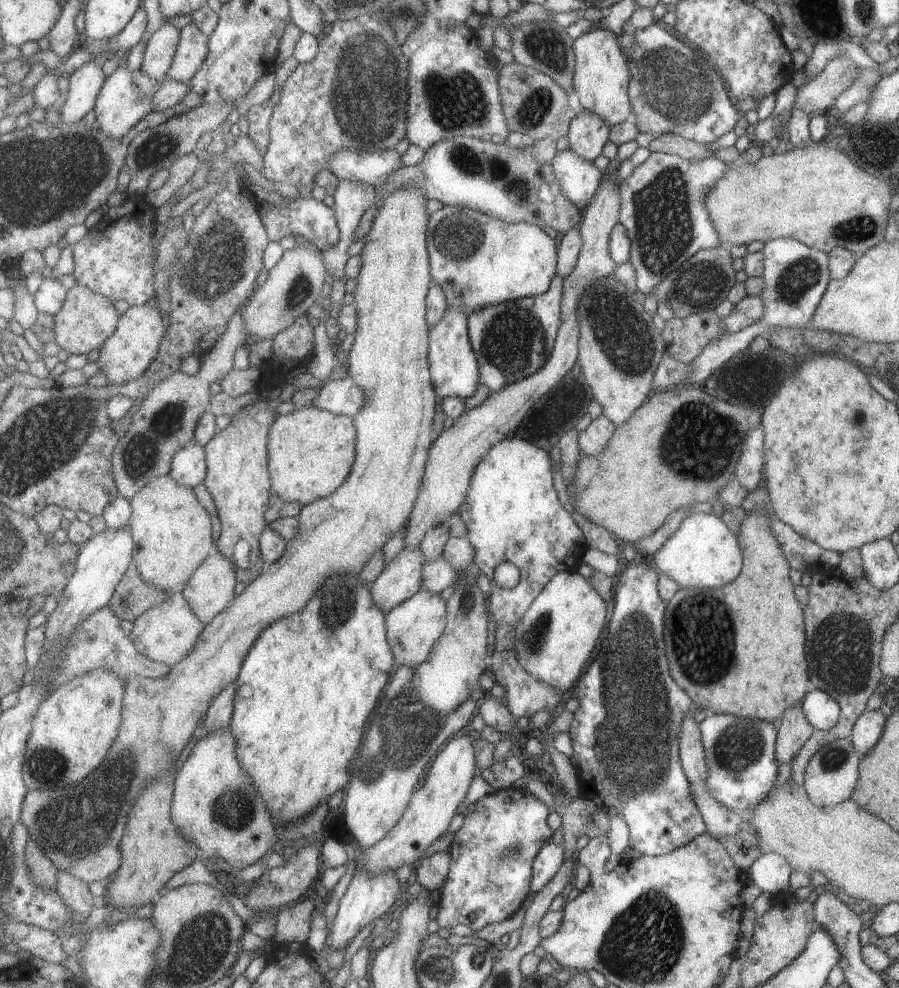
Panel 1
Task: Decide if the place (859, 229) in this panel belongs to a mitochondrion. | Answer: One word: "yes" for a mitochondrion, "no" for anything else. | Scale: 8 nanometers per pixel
yes

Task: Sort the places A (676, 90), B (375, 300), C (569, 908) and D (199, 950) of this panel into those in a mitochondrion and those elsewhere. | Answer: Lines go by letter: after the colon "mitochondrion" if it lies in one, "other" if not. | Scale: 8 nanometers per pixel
A: mitochondrion
B: other
C: other
D: mitochondrion

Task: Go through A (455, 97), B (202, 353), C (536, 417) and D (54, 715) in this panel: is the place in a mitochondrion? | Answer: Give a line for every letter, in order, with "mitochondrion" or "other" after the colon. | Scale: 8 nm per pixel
A: mitochondrion
B: other
C: other
D: other

